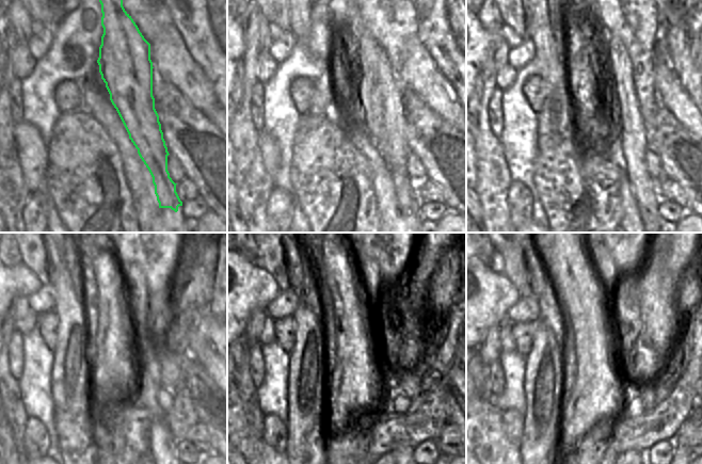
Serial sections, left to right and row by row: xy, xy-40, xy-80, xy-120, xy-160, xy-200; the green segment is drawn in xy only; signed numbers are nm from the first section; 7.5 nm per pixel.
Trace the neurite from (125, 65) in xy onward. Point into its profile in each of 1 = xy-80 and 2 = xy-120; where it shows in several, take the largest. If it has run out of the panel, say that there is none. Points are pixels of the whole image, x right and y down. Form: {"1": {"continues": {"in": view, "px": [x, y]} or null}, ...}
{"1": {"continues": {"in": "xy-80", "px": [619, 112]}}, "2": {"continues": {"in": "xy-120", "px": [143, 345]}}}

